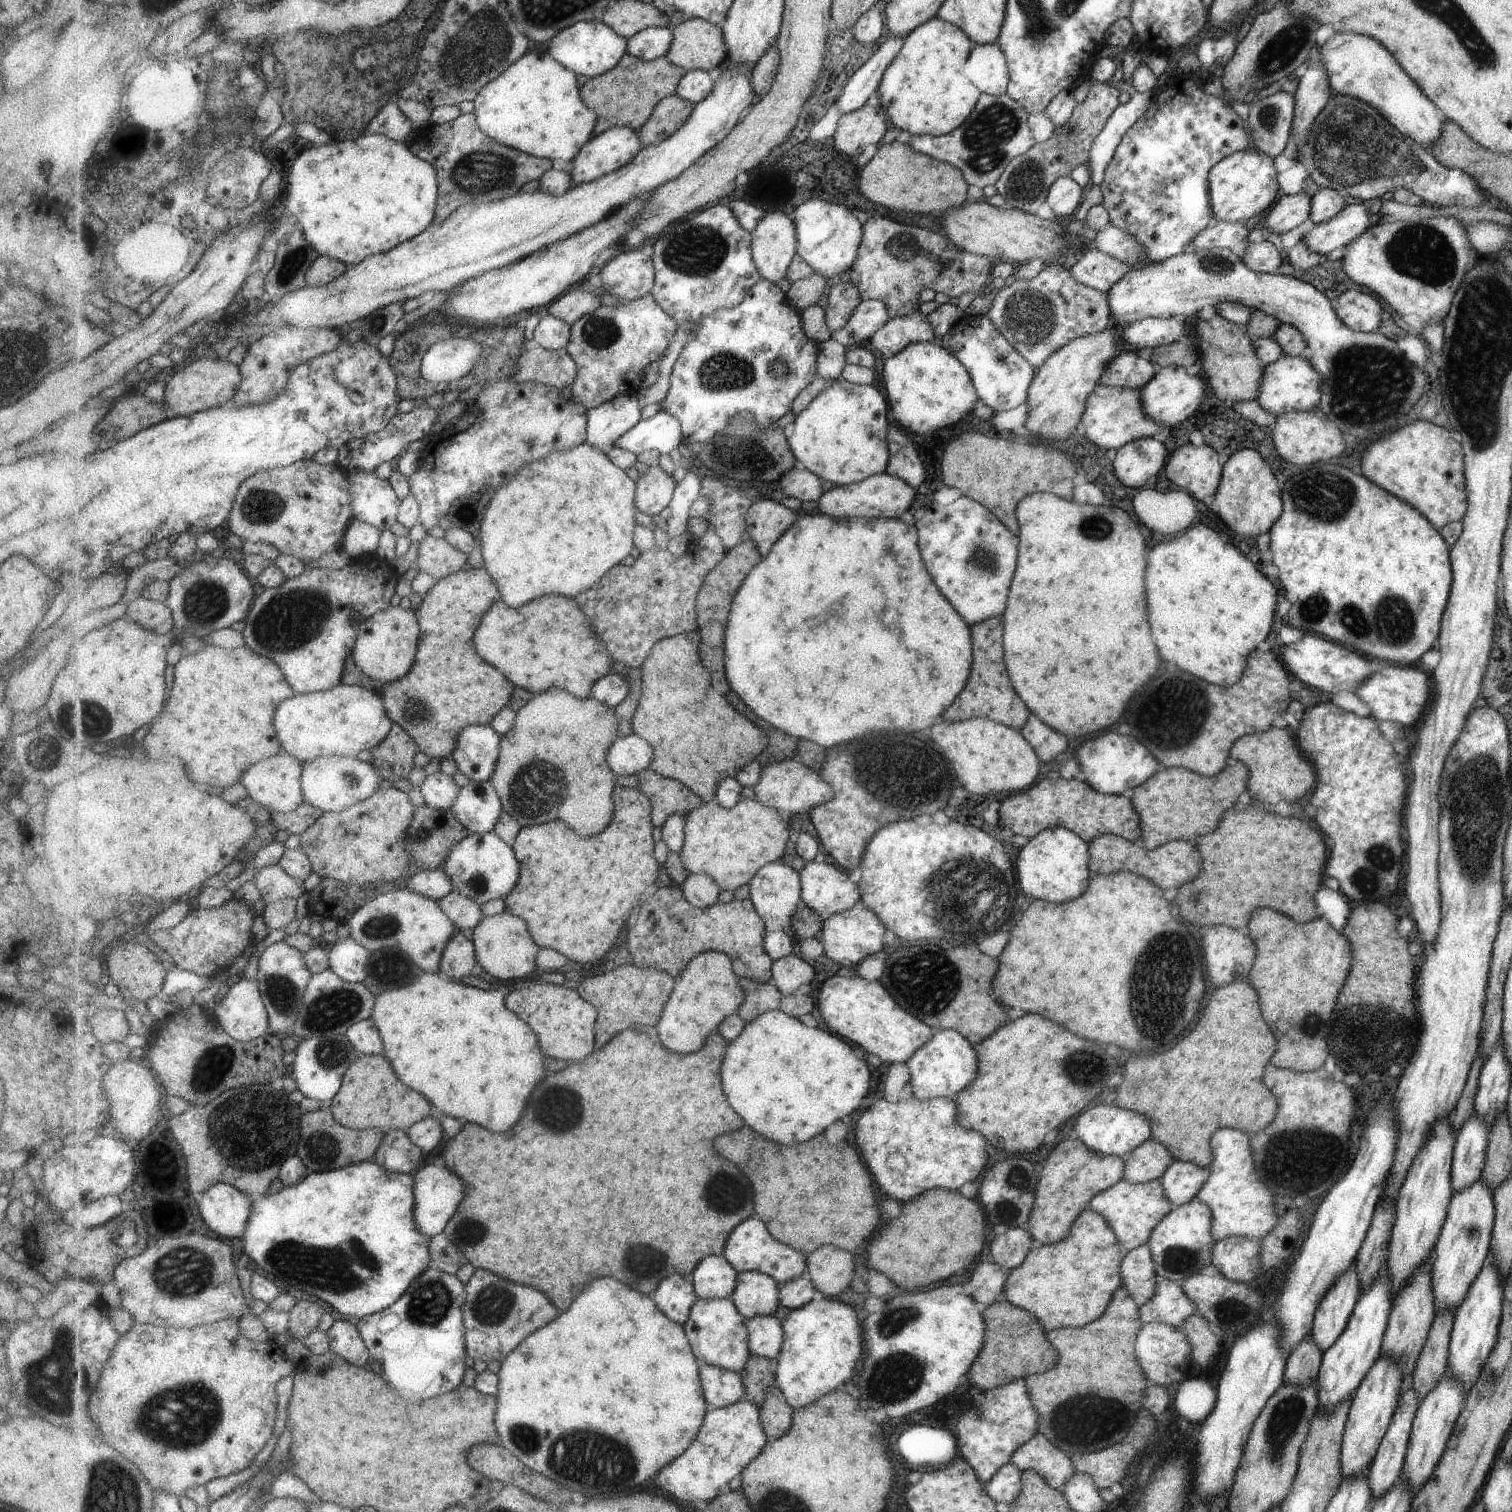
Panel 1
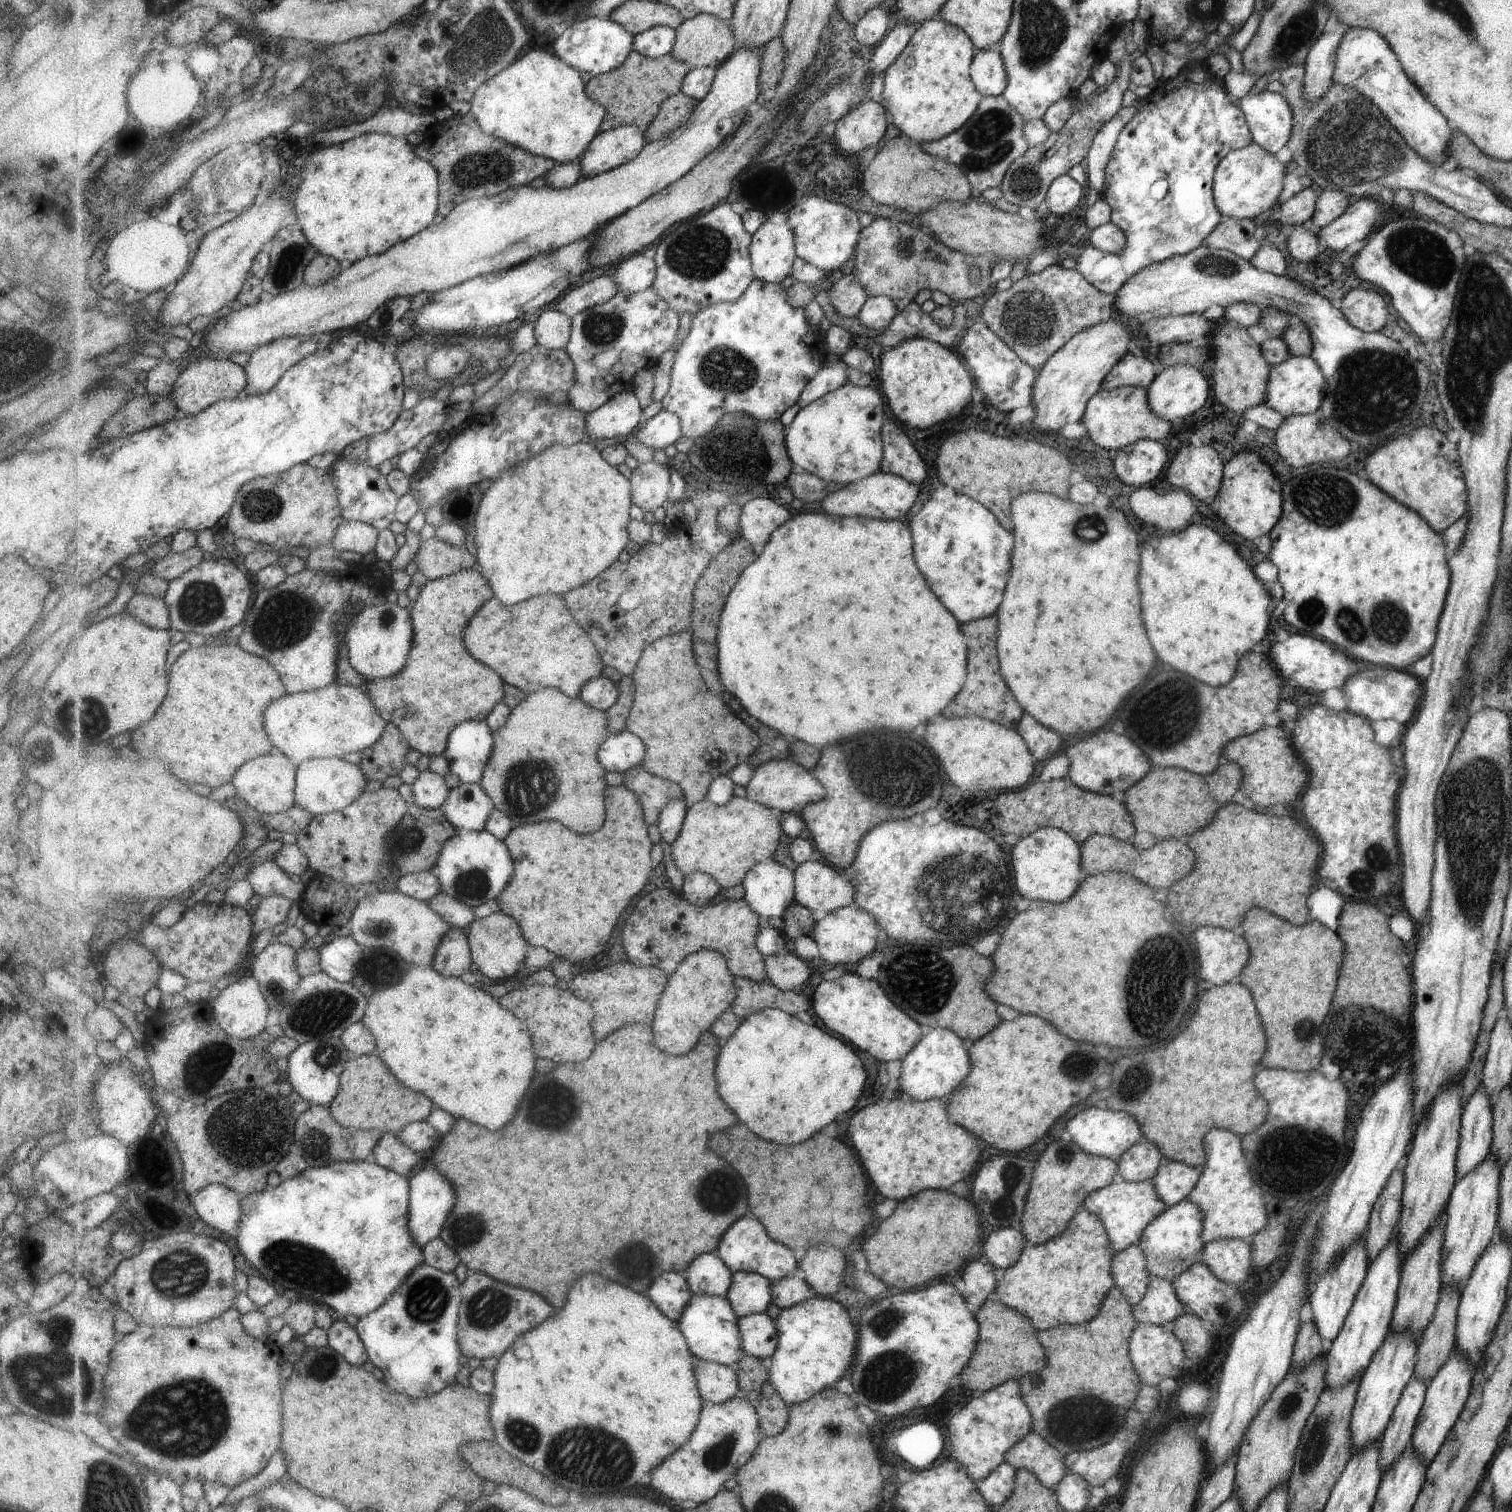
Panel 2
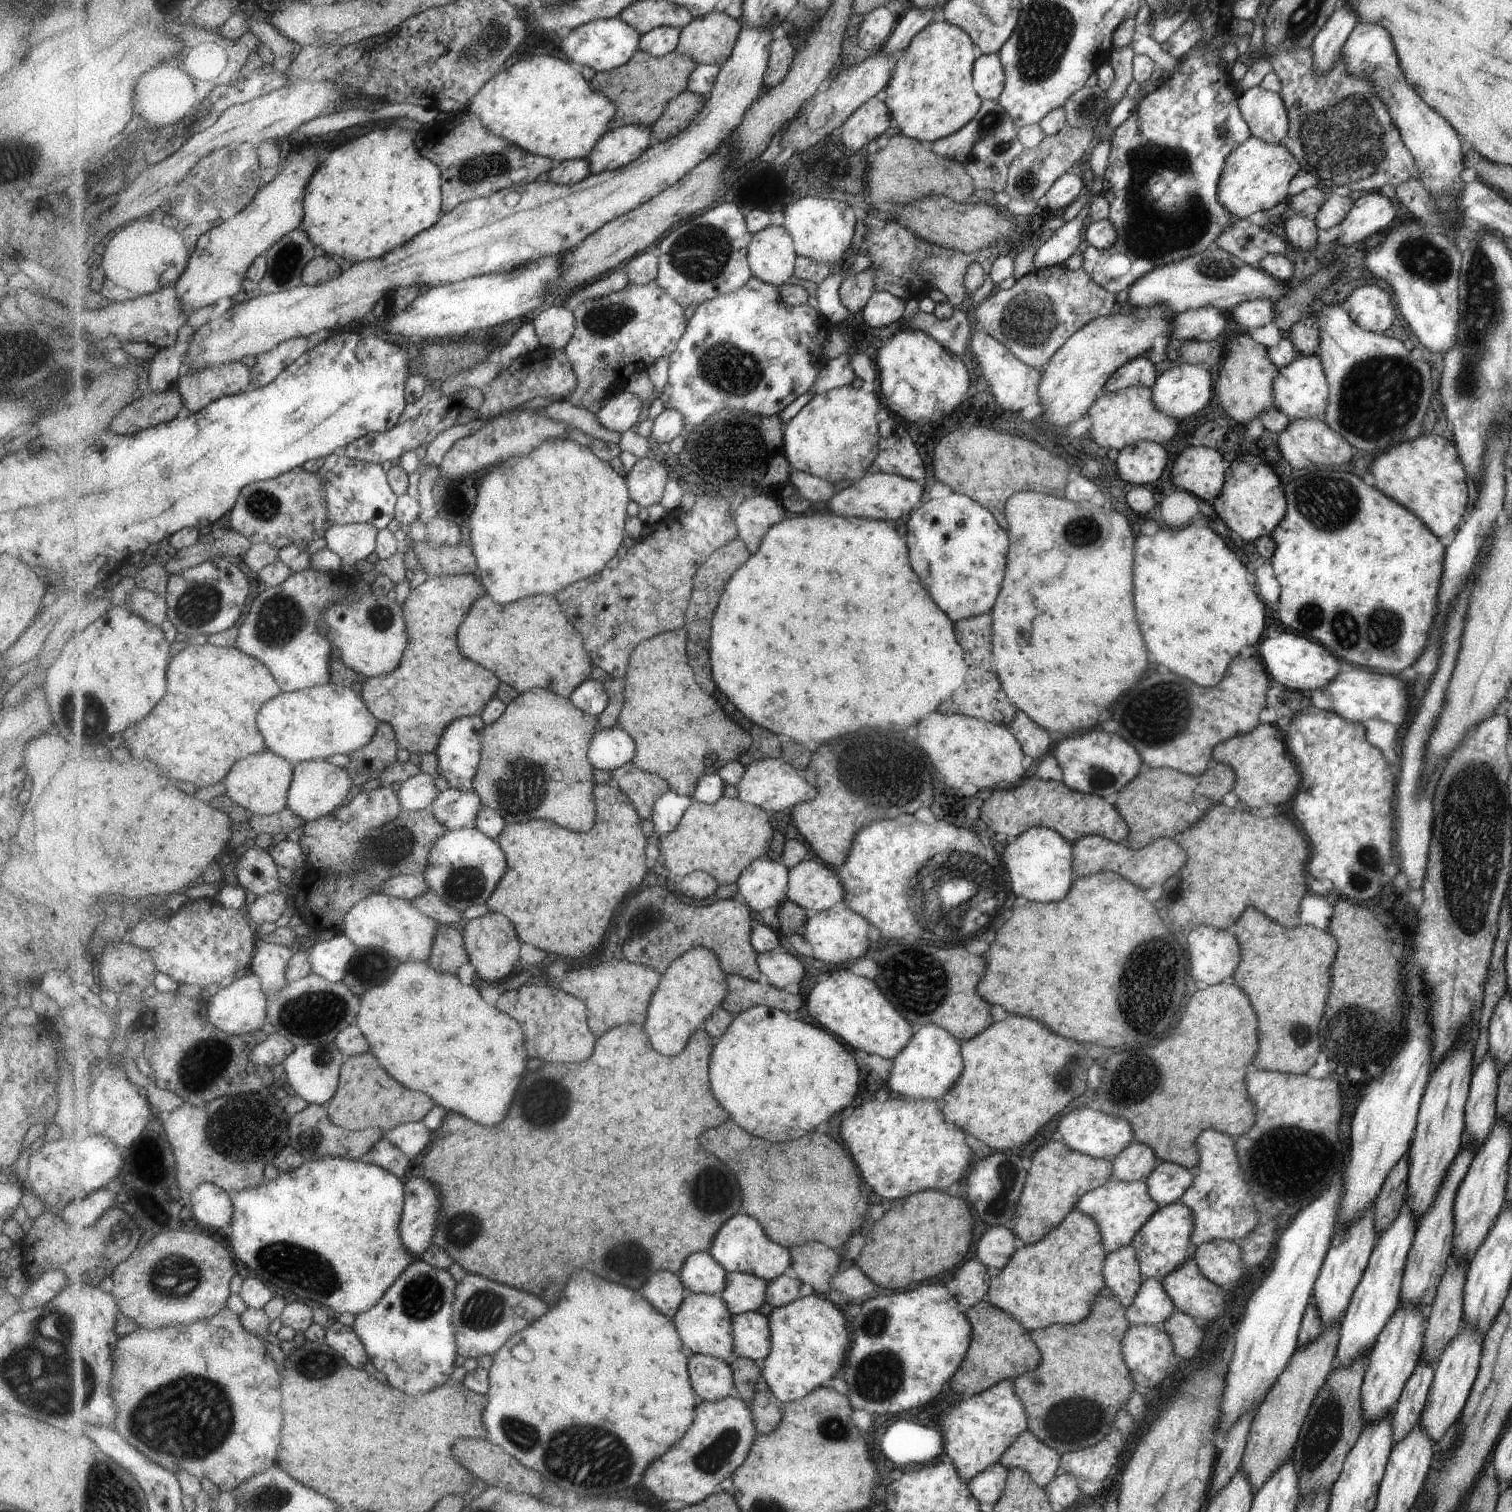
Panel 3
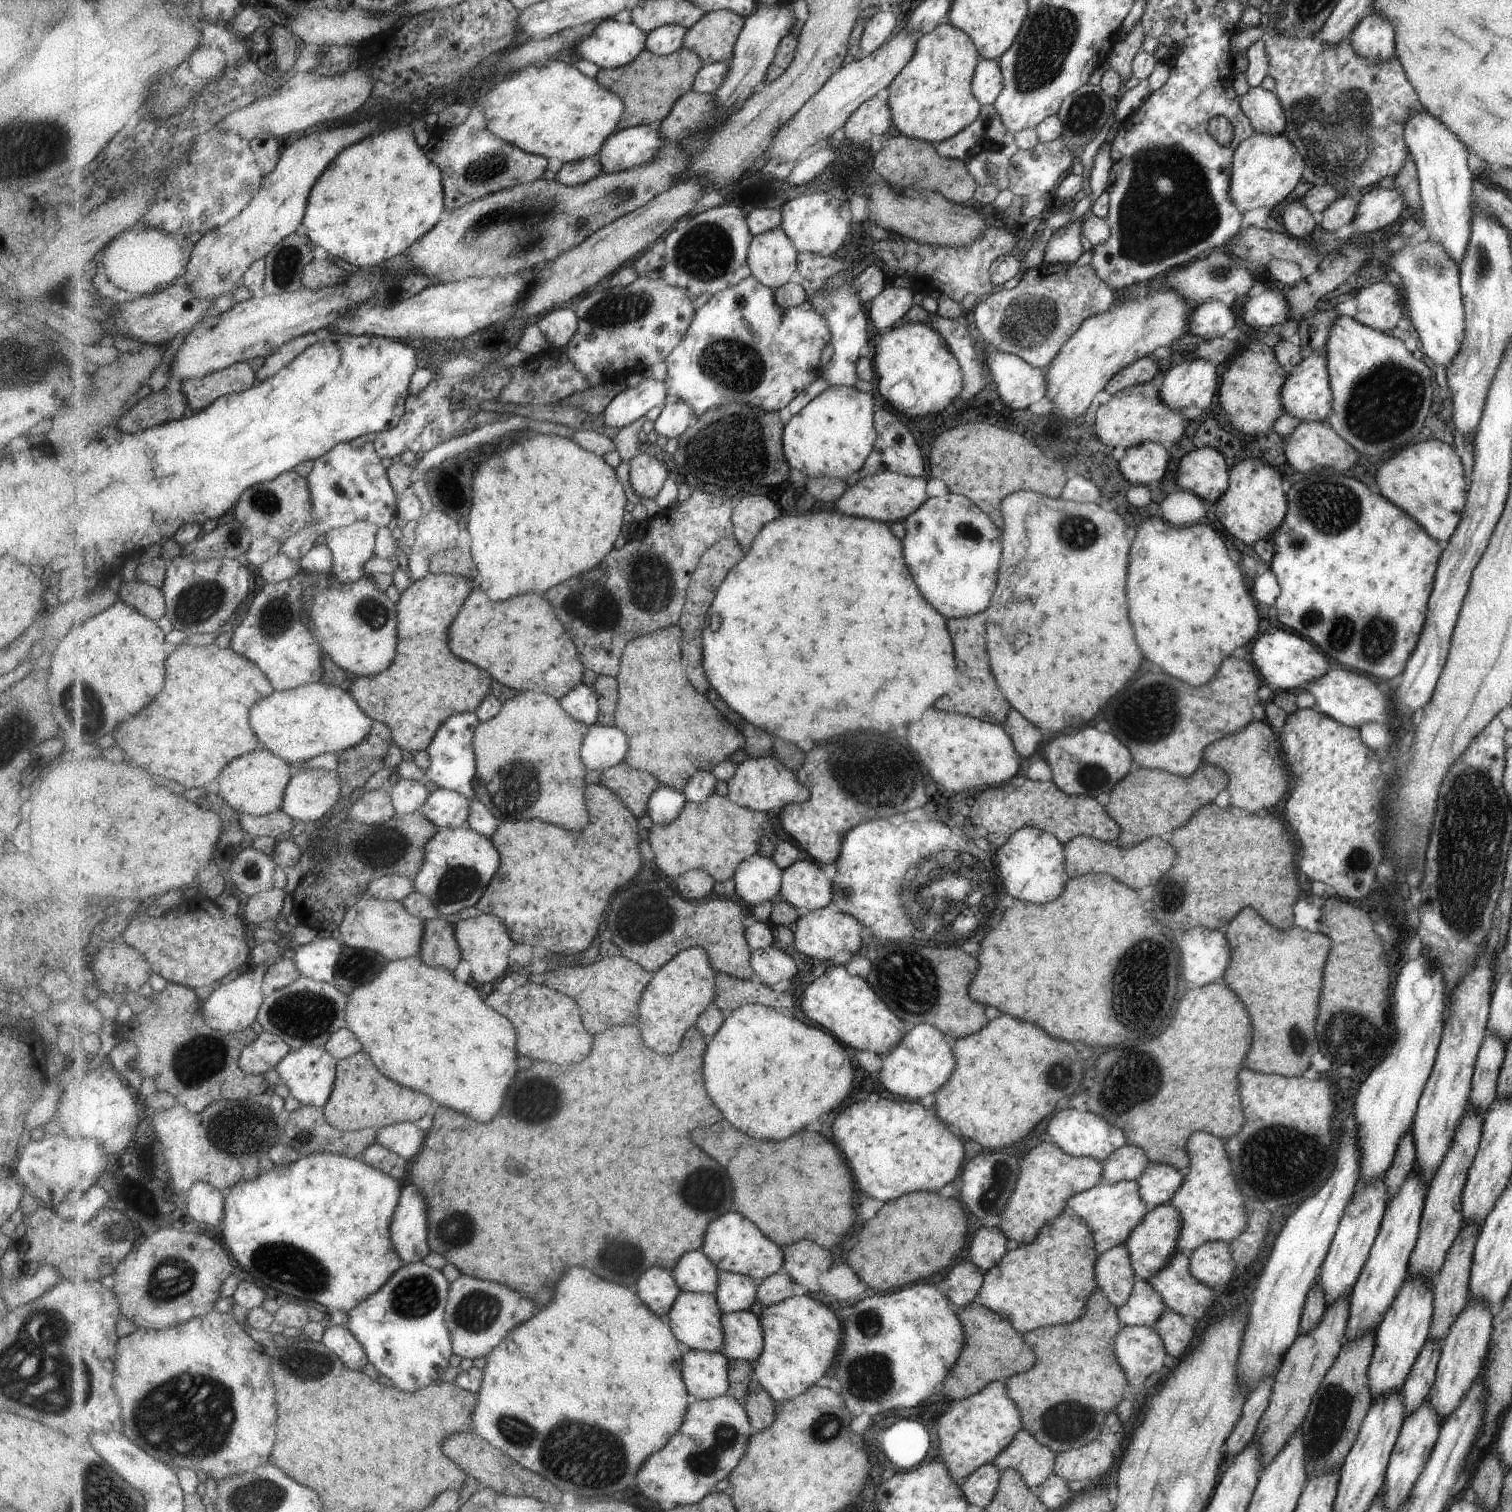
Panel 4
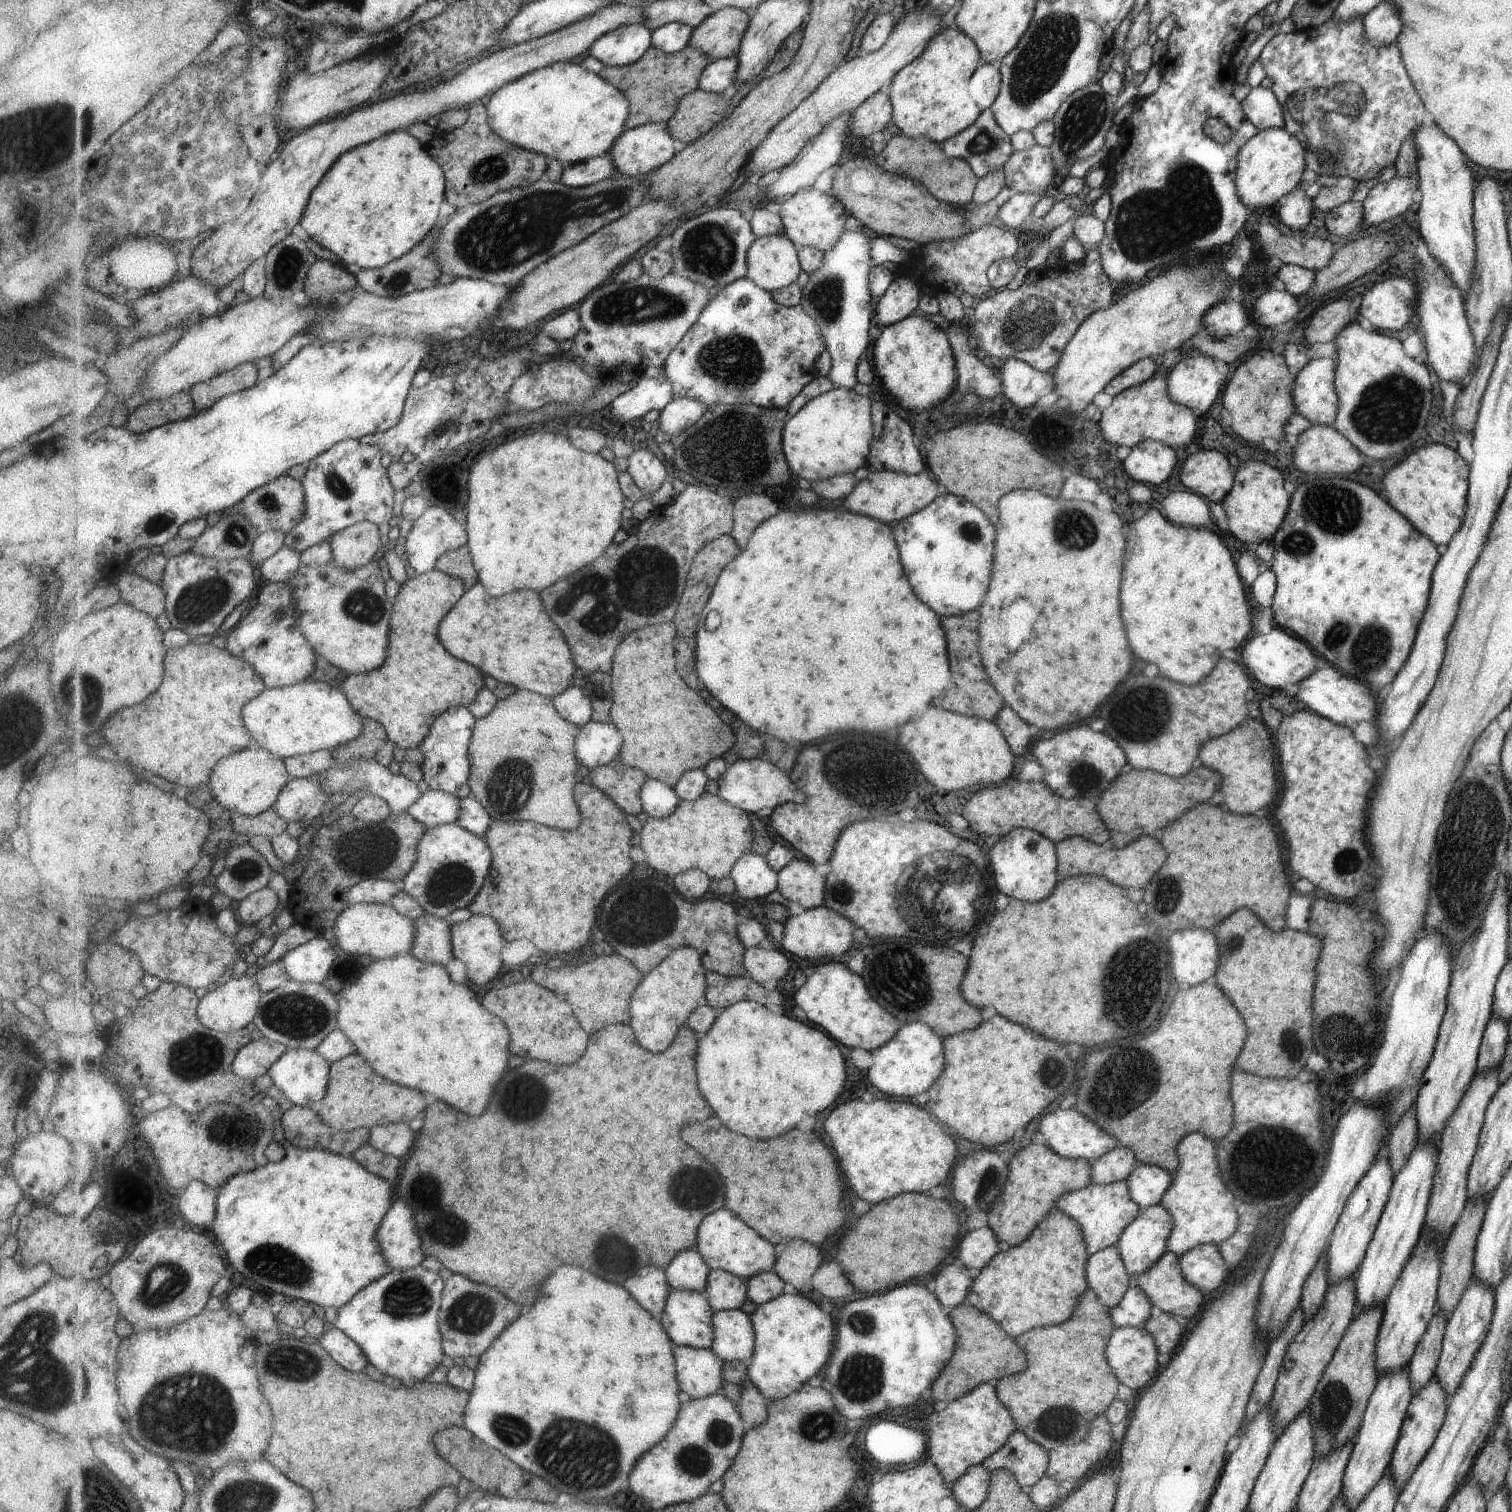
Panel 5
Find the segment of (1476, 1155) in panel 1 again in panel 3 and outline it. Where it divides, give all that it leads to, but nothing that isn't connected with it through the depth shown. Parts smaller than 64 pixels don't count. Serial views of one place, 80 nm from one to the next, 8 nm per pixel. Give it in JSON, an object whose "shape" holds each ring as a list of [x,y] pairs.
{"shape":[[[1487,1052],[1470,1076],[1467,1098],[1464,1104],[1464,1125],[1461,1144],[1474,1154],[1487,1140],[1494,1125],[1496,1082],[1498,1065]]]}

